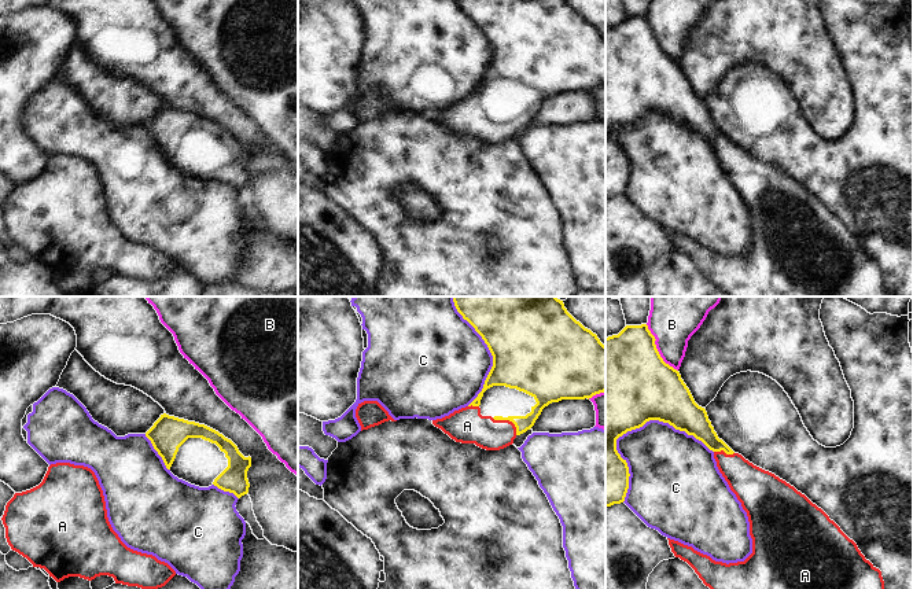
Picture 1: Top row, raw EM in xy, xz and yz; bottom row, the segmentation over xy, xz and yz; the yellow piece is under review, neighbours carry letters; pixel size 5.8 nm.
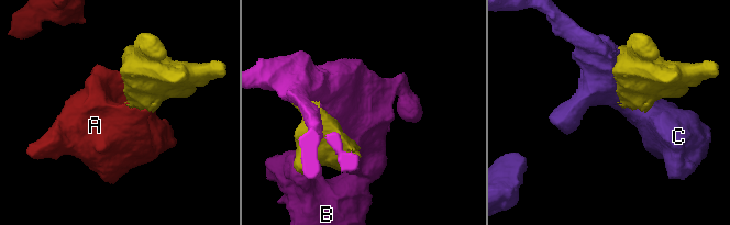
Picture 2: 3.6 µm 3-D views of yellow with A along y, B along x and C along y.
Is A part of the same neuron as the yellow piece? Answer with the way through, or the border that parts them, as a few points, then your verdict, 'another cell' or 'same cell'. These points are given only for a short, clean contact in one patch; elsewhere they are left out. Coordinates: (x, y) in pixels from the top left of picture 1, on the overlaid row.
way xz (523, 379), (538, 407), (508, 419), (501, 426), (467, 426); same cell

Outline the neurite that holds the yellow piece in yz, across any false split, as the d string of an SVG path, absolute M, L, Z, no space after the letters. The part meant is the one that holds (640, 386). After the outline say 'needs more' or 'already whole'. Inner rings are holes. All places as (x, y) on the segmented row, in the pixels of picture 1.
M647 324L626 325L618 335L605 338L605 508L625 501L629 489L629 467L616 450L616 439L649 420L669 423L702 441L714 452L717 467L741 503L750 522L752 553L737 563L715 562L692 546L669 540L675 557L686 562L710 589L884 589L881 571L876 568L829 516L794 486L735 453L718 438L704 408L699 406L677 369L660 357L655 336Z | needs more

